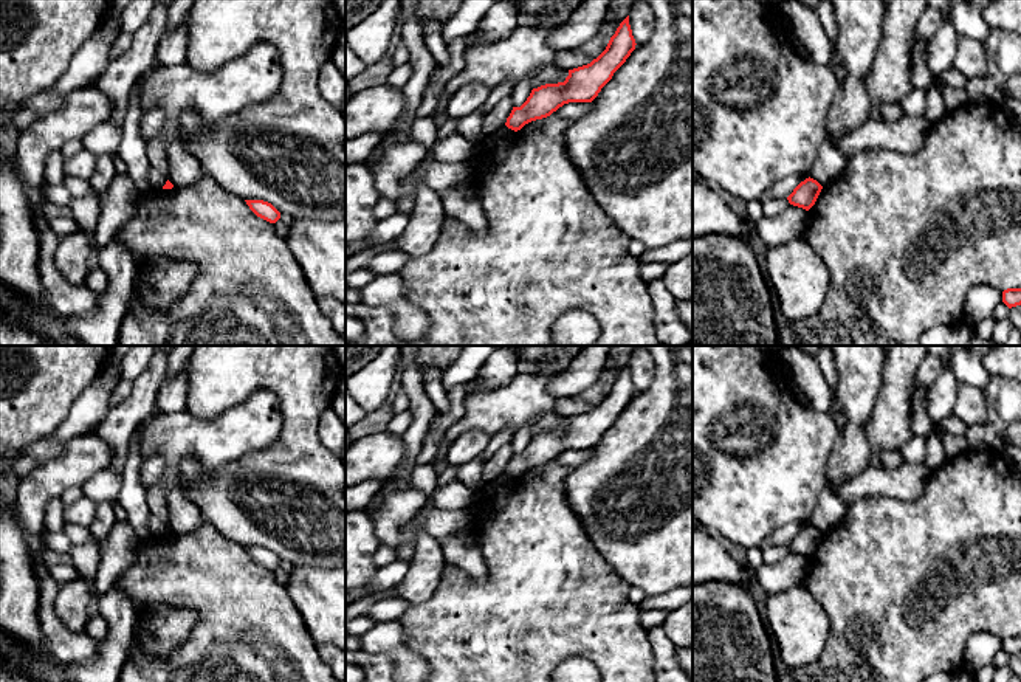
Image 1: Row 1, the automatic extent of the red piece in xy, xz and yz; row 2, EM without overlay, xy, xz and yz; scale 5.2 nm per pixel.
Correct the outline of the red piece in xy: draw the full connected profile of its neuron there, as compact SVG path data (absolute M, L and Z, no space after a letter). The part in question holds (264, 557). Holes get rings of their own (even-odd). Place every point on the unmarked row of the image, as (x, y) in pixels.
M245 547L249 556L260 566L276 570L280 566L280 560L268 549L263 547Z

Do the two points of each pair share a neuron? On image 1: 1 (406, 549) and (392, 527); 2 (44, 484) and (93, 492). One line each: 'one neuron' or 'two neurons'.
1: two neurons
2: two neurons

